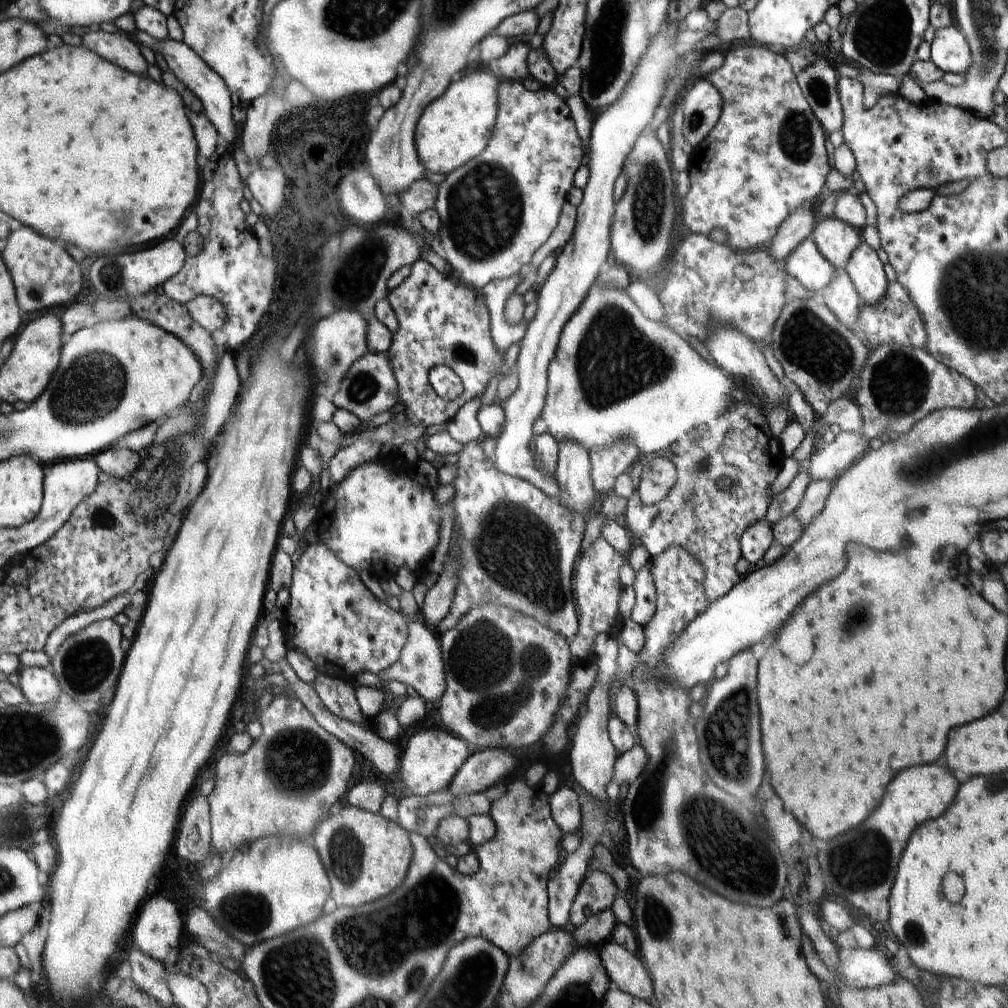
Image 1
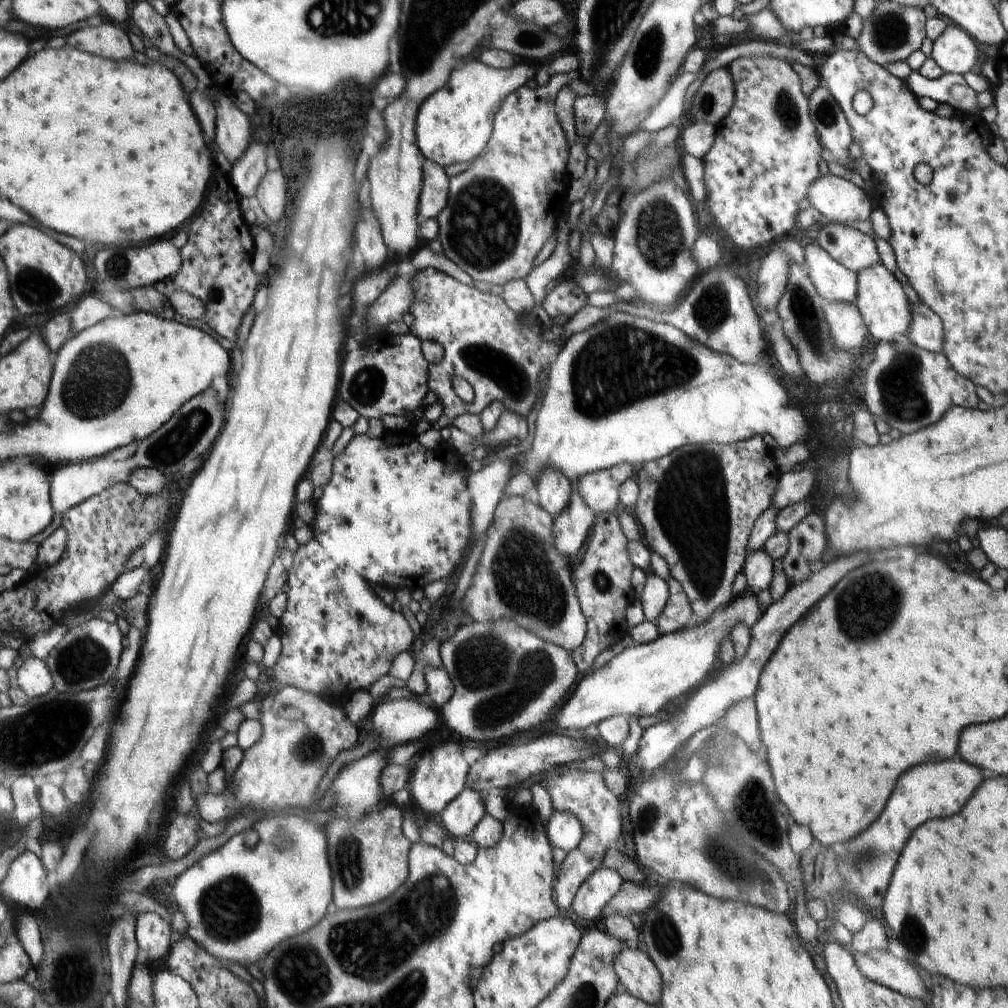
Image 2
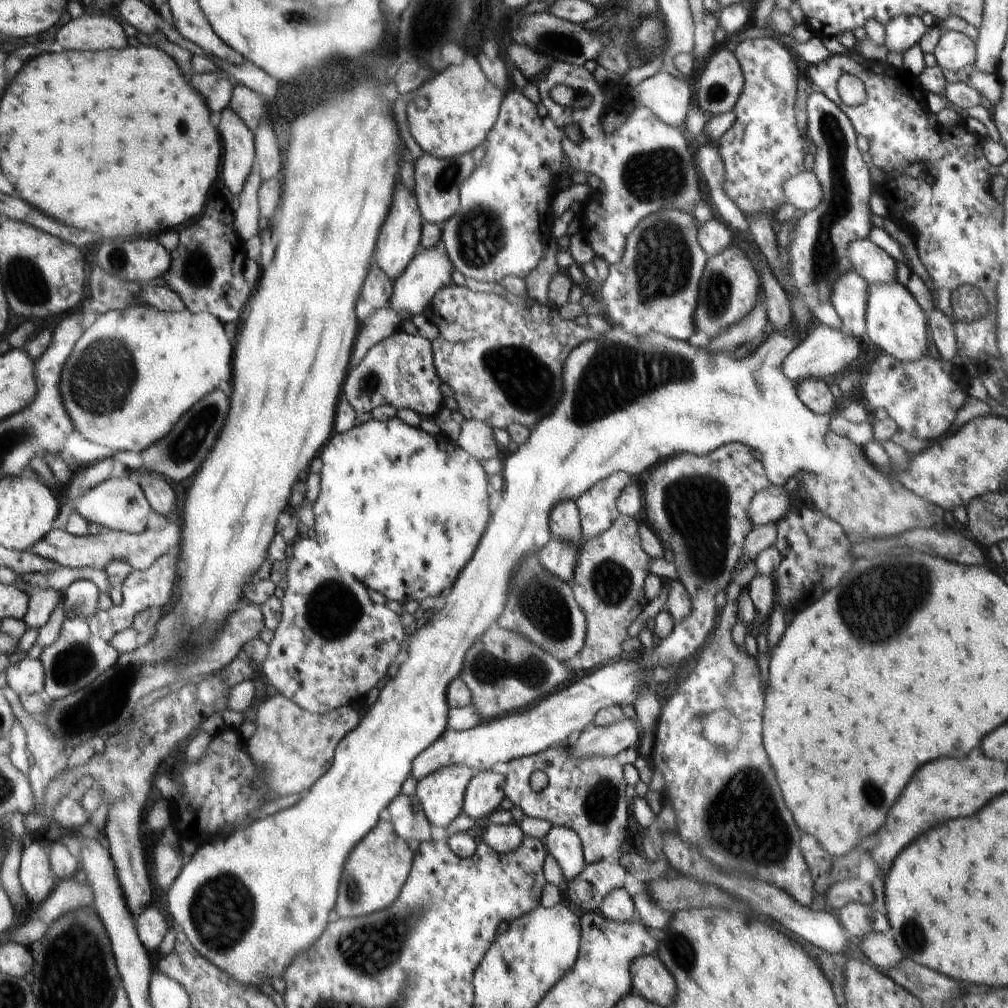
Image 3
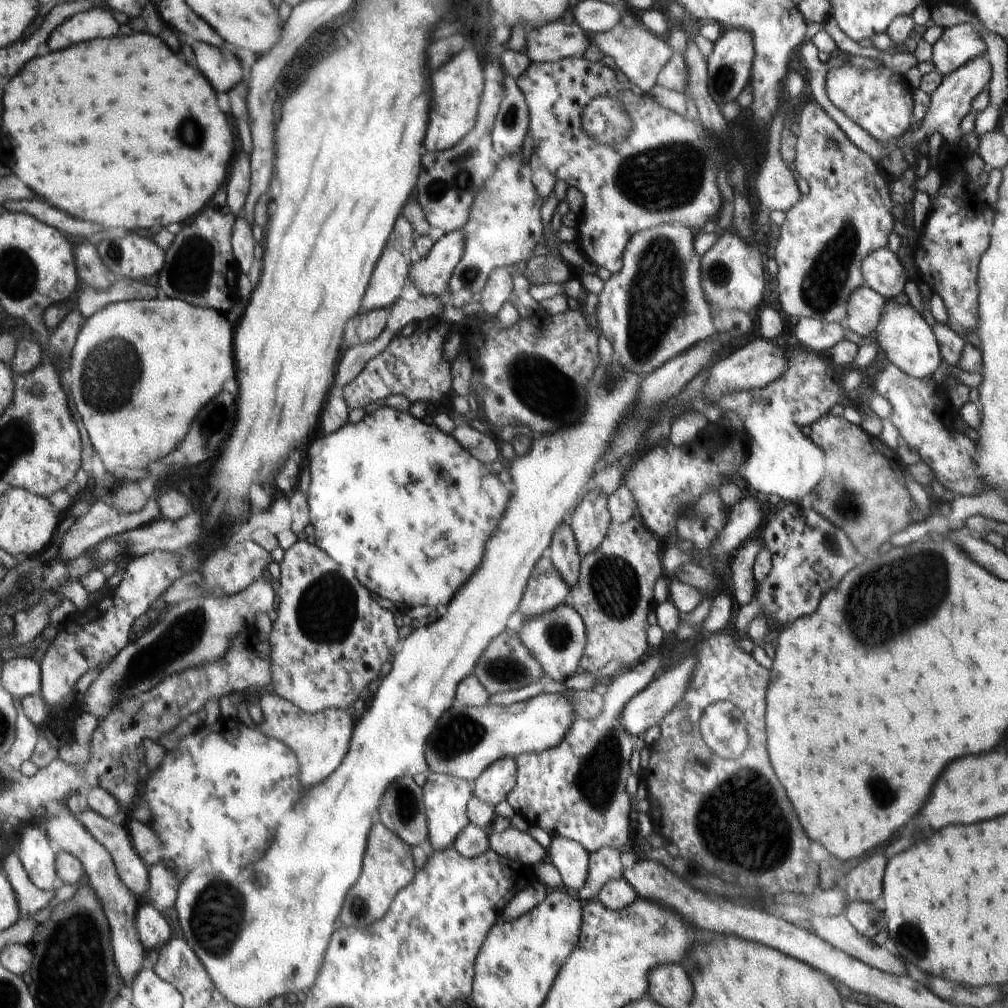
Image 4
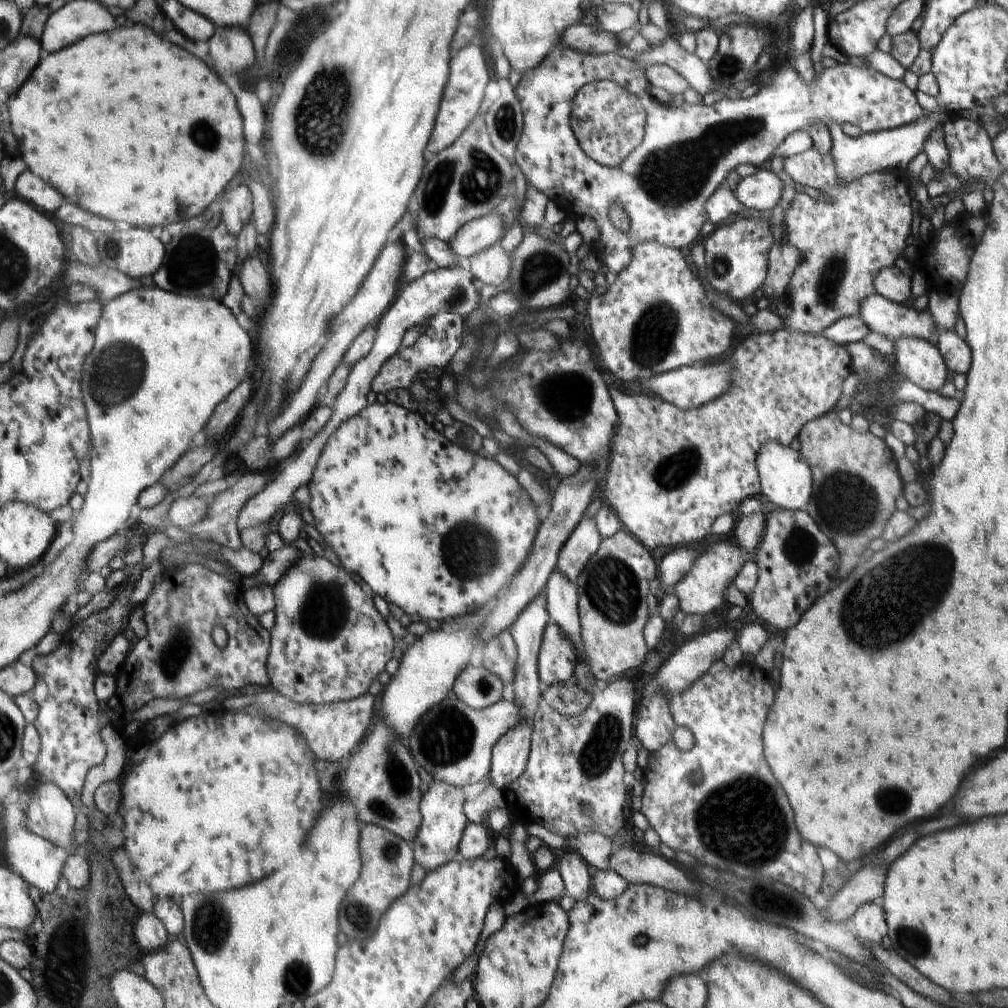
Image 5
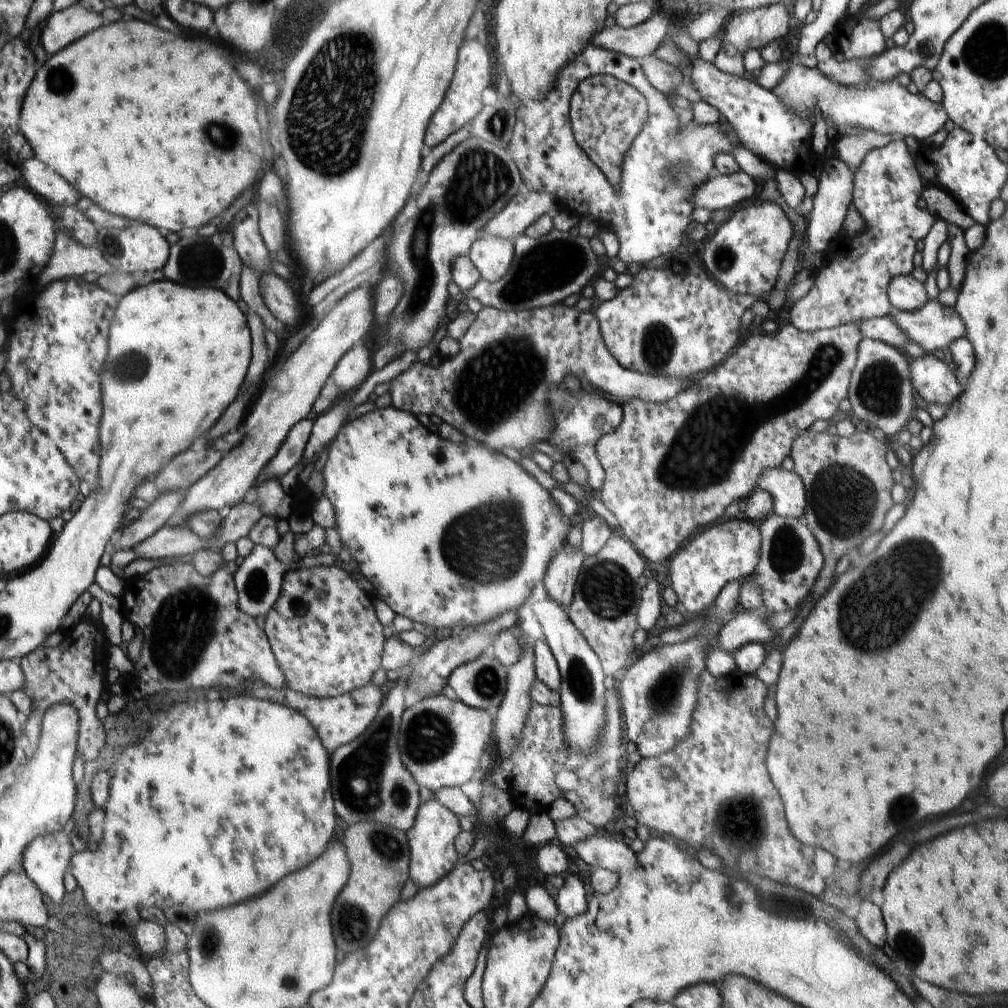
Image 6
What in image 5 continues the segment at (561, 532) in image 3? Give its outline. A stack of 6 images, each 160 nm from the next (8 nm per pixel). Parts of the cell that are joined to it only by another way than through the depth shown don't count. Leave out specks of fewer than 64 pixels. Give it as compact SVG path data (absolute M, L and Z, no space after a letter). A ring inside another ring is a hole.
M555 570L547 580L545 591L550 623L556 623L559 630L571 642L575 650L575 661L578 664L590 666L581 639L577 584L560 571Z

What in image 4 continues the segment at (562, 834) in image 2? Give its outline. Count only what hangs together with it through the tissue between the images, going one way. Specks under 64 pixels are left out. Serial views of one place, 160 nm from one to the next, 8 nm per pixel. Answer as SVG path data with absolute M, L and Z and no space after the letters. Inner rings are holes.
M552 837L548 860L560 873L563 884L570 890L580 890L589 871L590 853L579 843L566 837Z

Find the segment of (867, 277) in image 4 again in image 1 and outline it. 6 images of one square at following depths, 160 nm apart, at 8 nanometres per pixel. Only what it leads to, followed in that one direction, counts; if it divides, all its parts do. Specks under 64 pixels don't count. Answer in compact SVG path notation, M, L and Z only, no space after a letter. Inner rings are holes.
M823 216L811 232L820 254L834 267L843 269L855 246L863 240L861 231L832 216Z

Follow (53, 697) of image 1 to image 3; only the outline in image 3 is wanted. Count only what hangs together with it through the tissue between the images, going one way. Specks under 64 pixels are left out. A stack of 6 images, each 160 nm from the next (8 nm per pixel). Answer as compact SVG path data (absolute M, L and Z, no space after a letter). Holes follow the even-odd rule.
M16 657L5 670L1 682L16 694L44 694L45 676L39 659Z

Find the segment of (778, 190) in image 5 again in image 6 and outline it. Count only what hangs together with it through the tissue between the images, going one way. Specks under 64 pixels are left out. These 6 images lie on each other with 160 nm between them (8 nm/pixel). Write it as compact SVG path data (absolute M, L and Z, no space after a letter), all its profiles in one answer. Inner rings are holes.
M740 170L734 174L716 174L699 187L691 197L696 207L713 210L732 208L734 204L752 198L756 192L754 179Z

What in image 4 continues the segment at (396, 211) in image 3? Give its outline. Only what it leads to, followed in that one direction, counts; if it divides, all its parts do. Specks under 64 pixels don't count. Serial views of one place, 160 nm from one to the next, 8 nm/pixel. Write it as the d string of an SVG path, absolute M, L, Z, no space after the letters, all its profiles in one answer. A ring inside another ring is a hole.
M405 216L396 220L396 226L392 230L392 236L386 243L386 248L378 260L378 272L374 272L374 284L370 284L370 292L366 292L366 304L362 304L362 312L374 311L377 308L387 308L399 298L400 290L404 286L404 280L408 278L411 266L417 260L415 243L413 240L413 228Z

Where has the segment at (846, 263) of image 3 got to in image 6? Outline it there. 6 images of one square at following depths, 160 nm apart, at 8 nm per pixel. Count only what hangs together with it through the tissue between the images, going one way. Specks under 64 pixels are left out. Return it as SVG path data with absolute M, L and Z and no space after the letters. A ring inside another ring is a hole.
M900 138L896 141L892 140L892 142L888 143L885 147L879 149L872 149L864 158L860 166L854 172L854 190L853 190L853 202L854 206L858 209L858 212L862 215L864 219L865 227L861 233L854 235L854 238L850 240L850 246L852 246L852 250L846 254L846 258L850 260L850 262L854 262L854 264L842 264L844 266L844 270L846 272L814 272L810 271L811 276L814 279L814 284L808 293L794 302L794 304L790 307L790 324L797 328L799 331L813 333L819 331L820 329L831 329L840 325L845 325L848 323L856 323L857 321L861 321L862 319L871 319L871 318L880 318L885 317L888 314L888 311L892 308L890 301L888 300L888 295L886 294L887 284L890 282L890 279L893 279L898 275L910 275L913 269L912 259L914 254L917 252L917 245L919 241L922 241L930 227L938 220L930 211L927 209L921 209L918 207L918 199L921 197L921 192L923 189L924 182L922 181L919 172L917 171L914 158L908 151L908 147L906 146L905 141Z

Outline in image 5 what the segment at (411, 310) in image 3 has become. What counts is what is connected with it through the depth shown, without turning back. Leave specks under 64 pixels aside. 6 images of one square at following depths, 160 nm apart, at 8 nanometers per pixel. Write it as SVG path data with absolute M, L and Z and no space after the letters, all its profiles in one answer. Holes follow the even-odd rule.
M496 210L479 219L463 224L448 244L458 259L467 259L494 243L499 243L504 236L501 215Z

